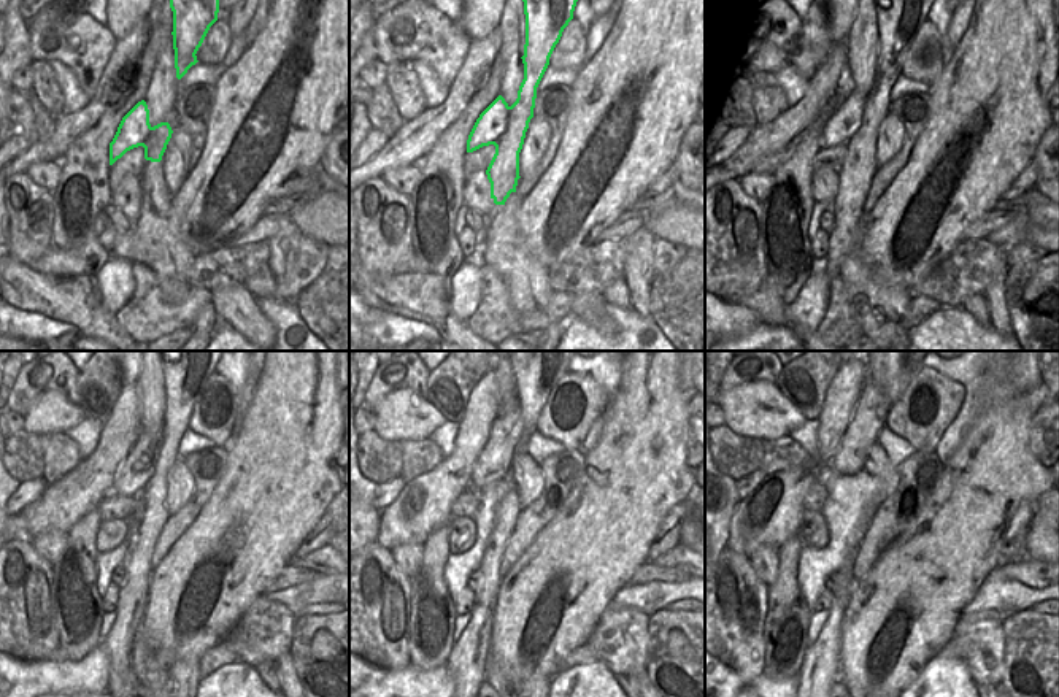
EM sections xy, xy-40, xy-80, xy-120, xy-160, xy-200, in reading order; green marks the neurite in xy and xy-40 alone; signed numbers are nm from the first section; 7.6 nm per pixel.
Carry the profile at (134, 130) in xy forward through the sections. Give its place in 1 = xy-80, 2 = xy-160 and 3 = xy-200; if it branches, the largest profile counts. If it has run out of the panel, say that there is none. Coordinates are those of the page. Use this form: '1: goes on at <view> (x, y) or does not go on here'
1: goes on at xy-80 (856, 121)
2: goes on at xy-160 (510, 432)
3: goes on at xy-200 (885, 383)

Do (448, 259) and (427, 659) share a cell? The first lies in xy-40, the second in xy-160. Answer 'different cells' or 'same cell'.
same cell

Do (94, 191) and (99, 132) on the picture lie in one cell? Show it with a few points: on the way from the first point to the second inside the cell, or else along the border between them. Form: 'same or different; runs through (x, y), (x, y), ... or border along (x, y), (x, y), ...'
same; runs through (94, 177), (94, 146)

